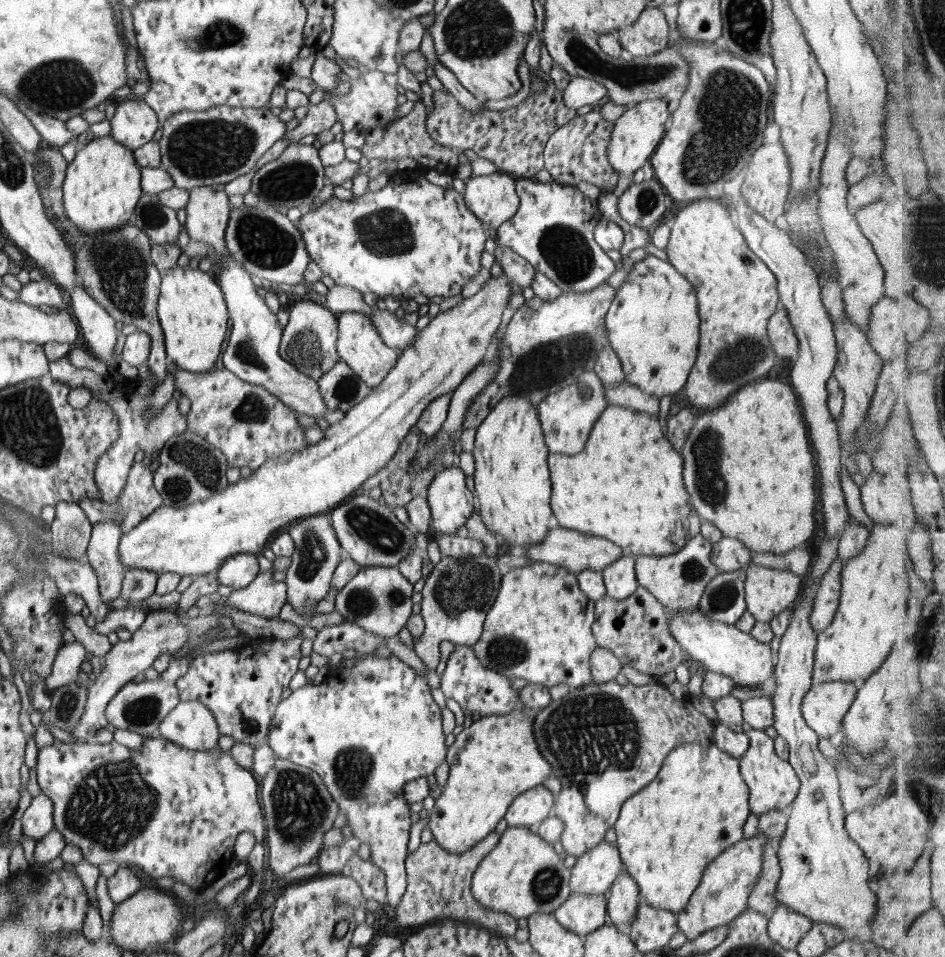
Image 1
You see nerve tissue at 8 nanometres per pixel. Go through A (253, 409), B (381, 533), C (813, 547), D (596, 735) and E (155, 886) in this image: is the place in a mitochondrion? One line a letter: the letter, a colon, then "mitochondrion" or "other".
A: mitochondrion
B: mitochondrion
C: other
D: mitochondrion
E: other

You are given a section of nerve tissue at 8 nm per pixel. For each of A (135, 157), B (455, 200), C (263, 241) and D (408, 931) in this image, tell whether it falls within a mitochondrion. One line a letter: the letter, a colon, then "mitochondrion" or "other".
A: other
B: other
C: mitochondrion
D: other

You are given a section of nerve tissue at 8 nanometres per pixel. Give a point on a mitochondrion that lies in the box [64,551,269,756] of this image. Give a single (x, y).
(141, 711)

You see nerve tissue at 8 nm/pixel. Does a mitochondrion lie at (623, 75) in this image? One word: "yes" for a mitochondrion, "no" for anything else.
yes

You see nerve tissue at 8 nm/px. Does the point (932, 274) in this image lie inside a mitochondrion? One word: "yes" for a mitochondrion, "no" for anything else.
yes

